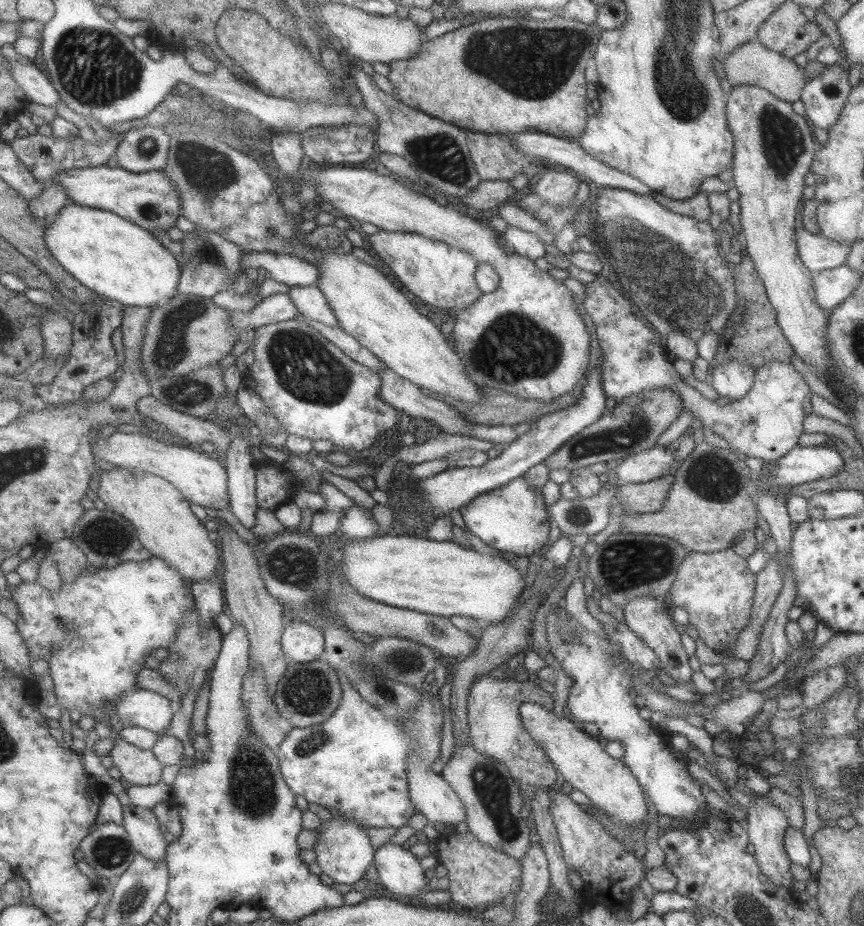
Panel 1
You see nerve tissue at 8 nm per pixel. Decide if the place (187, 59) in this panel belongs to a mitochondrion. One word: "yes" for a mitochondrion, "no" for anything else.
no

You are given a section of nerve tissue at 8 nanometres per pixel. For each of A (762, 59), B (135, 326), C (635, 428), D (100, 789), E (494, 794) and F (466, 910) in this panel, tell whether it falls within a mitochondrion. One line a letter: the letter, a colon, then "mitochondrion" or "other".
A: other
B: other
C: mitochondrion
D: other
E: mitochondrion
F: other

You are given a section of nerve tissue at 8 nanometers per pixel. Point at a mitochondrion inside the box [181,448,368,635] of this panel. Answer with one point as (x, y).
(291, 565)

